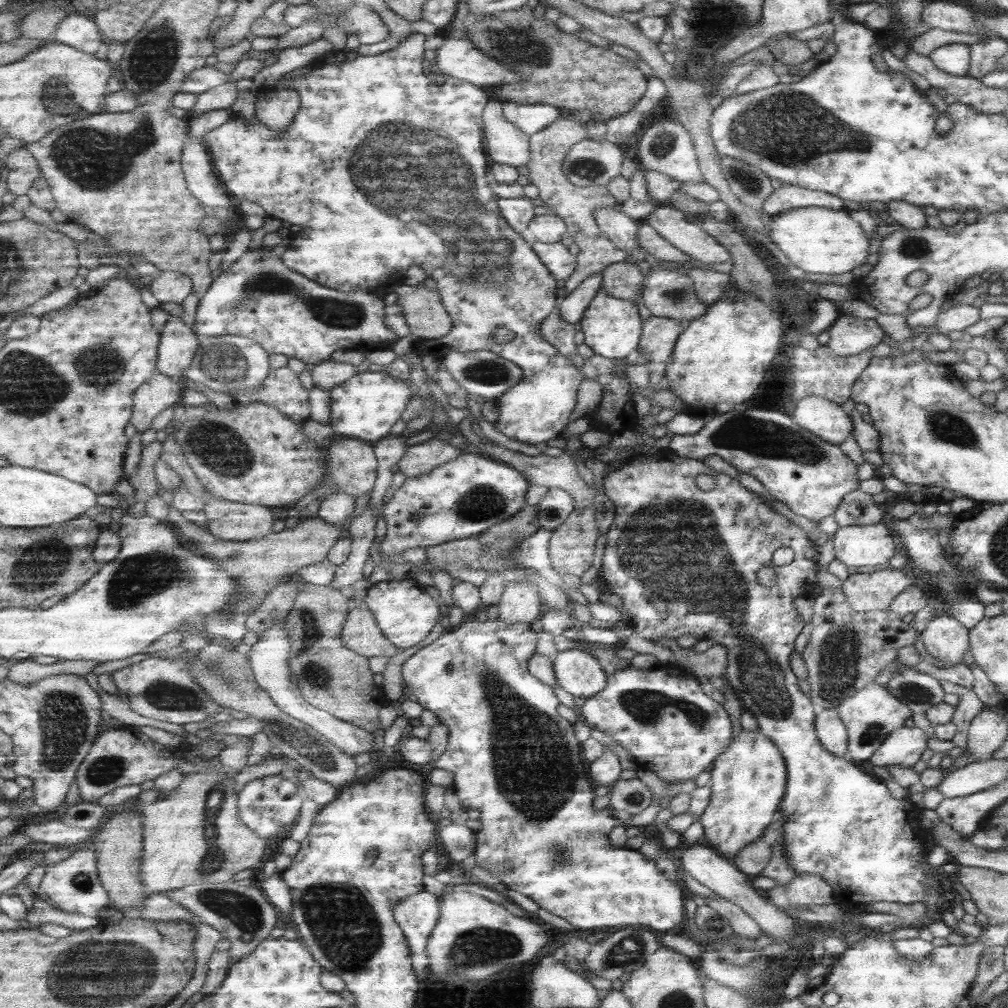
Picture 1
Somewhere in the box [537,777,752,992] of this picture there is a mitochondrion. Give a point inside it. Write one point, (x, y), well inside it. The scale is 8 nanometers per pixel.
(628, 950)

